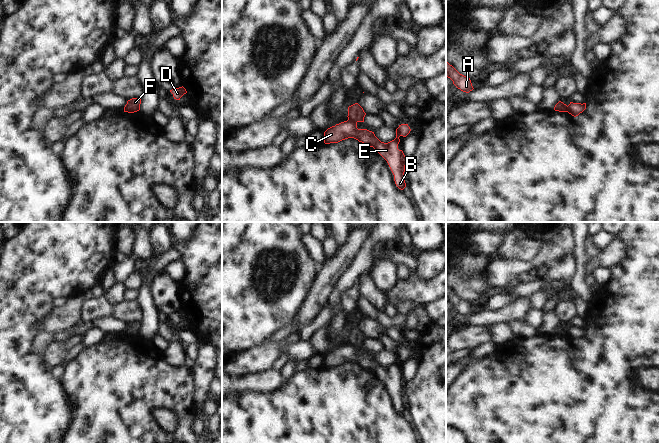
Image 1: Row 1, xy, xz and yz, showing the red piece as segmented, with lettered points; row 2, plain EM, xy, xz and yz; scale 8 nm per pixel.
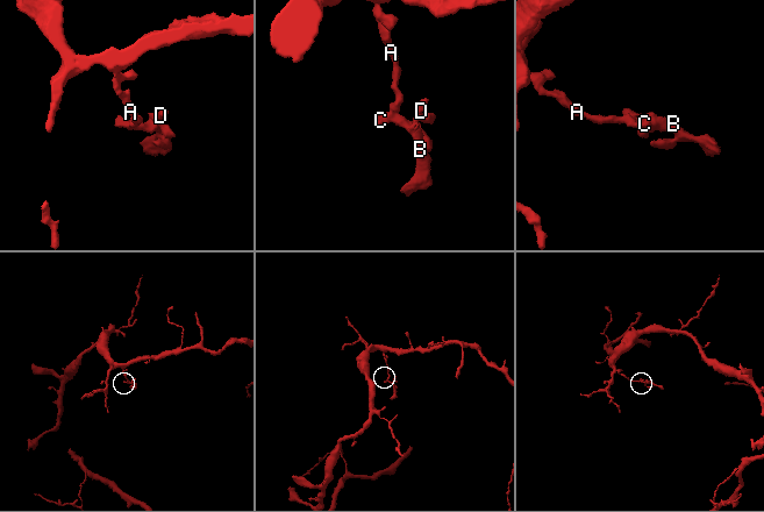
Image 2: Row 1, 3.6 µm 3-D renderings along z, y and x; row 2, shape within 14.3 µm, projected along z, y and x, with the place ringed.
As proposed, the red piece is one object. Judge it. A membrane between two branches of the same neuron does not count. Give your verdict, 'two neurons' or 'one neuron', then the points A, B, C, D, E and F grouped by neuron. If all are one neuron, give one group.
two neurons | A F / B C D E

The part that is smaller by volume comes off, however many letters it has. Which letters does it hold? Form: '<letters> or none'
B, C, D, E

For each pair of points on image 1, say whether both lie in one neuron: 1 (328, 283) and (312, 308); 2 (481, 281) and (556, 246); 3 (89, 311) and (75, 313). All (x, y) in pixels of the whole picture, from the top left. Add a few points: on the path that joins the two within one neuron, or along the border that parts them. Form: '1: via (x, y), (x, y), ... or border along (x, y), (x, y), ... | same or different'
1: via (322, 289), (316, 302) | same
2: border along (486, 271), (487, 289) | different
3: border along (85, 301), (82, 307), (82, 315), (79, 319) | different

